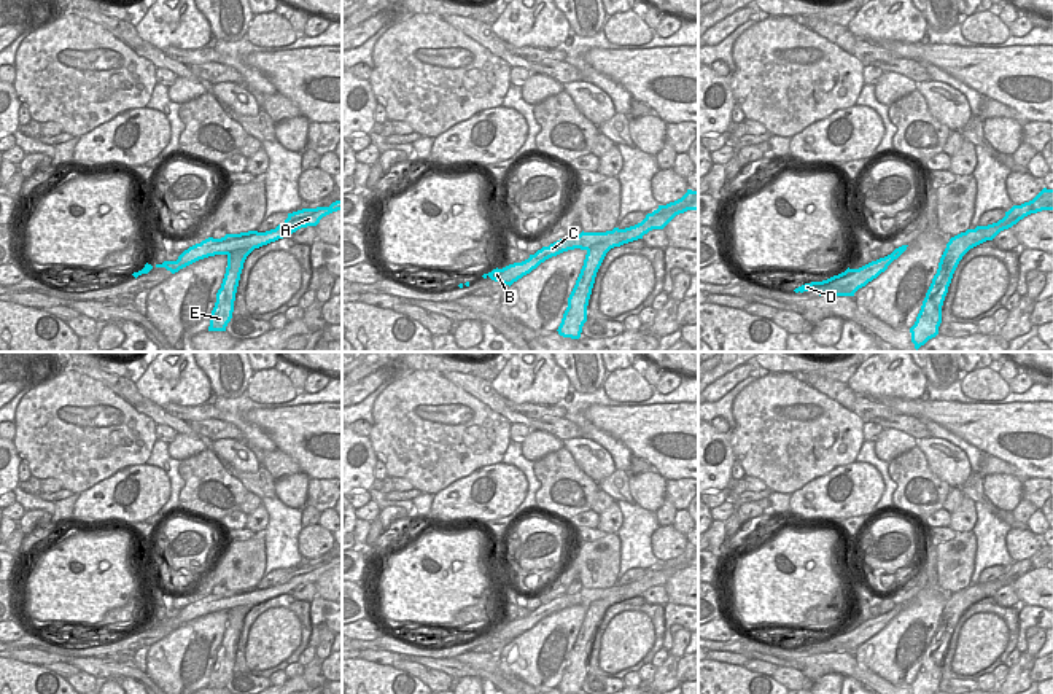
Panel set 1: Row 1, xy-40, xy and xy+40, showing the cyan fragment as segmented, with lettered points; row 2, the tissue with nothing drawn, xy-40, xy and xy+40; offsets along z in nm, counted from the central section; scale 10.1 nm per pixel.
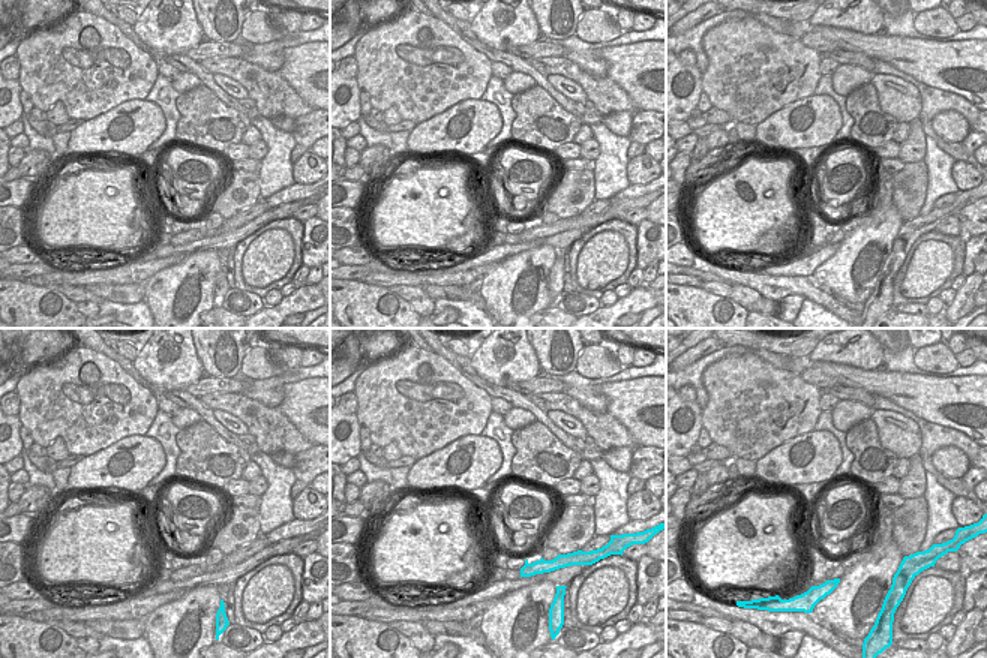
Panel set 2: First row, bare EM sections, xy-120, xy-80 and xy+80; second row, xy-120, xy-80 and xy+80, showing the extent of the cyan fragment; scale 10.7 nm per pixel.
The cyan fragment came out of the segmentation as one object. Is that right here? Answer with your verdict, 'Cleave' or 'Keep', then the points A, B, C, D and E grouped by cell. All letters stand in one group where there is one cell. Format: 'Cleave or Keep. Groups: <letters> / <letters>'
Cleave. Groups: A B C D / E.

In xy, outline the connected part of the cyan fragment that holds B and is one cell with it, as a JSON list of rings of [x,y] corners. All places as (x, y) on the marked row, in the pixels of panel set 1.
[[[652,212],[647,213],[646,218],[630,228],[619,229],[614,228],[612,231],[606,232],[581,232],[577,237],[563,237],[549,247],[542,247],[534,255],[530,255],[528,259],[522,263],[509,264],[503,269],[493,269],[488,274],[484,274],[482,277],[490,277],[495,282],[512,285],[523,275],[530,274],[533,269],[536,269],[541,263],[546,259],[557,256],[563,251],[581,248],[581,250],[590,250],[592,245],[606,242],[606,240],[616,240],[617,247],[643,239],[644,234],[647,234],[652,229],[663,229],[676,215],[678,212]]]

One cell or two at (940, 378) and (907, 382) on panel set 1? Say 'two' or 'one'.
two

